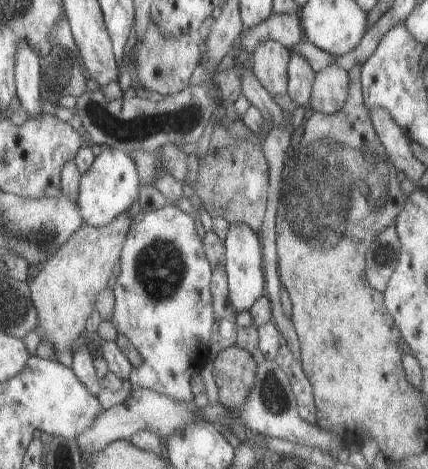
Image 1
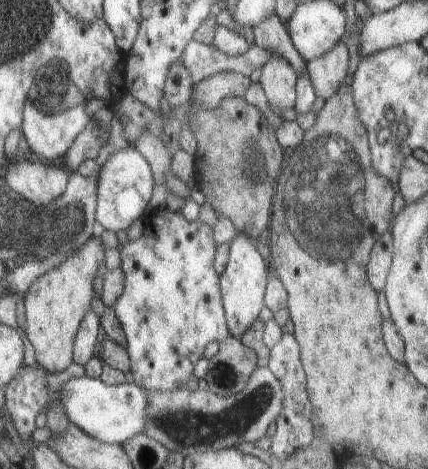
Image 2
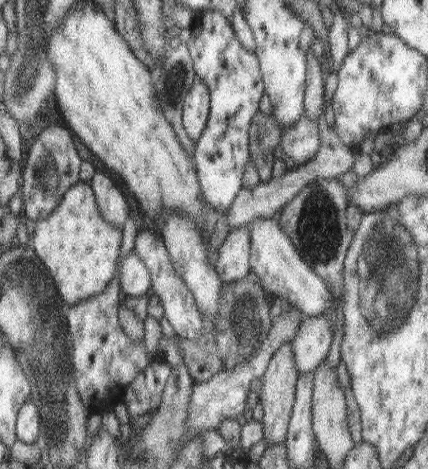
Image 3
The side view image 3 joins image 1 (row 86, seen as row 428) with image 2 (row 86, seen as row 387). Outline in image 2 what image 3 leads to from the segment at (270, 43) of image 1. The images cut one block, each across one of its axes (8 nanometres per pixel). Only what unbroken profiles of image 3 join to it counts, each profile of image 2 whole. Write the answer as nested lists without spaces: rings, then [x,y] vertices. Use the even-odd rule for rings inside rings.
[[[271,56],[271,60],[261,68],[259,84],[263,86],[267,102],[275,110],[275,114],[283,114],[285,110],[295,106],[297,78],[299,74],[287,60],[283,60],[283,56]]]

